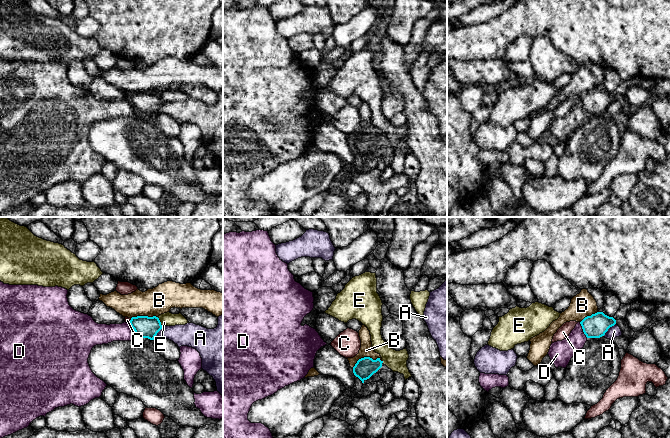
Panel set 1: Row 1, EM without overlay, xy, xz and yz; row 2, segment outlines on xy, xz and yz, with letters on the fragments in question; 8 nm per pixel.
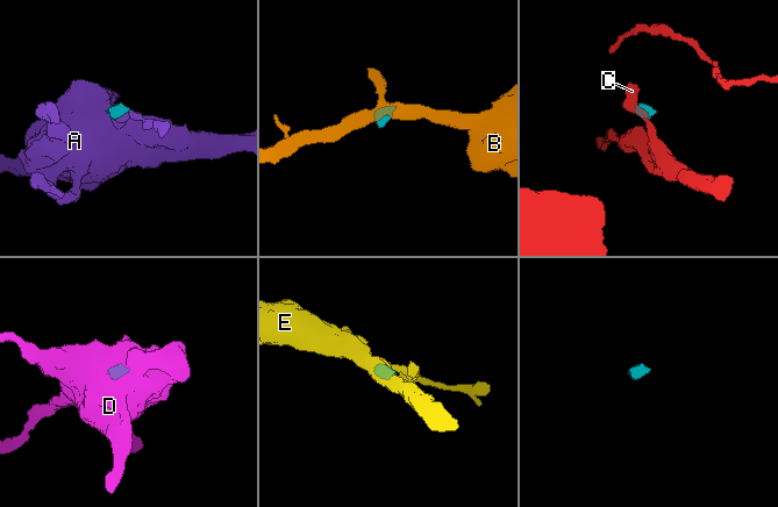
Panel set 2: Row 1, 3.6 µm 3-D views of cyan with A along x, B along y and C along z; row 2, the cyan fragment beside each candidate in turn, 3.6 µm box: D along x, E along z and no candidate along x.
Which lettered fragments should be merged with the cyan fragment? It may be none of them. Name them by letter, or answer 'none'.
none

